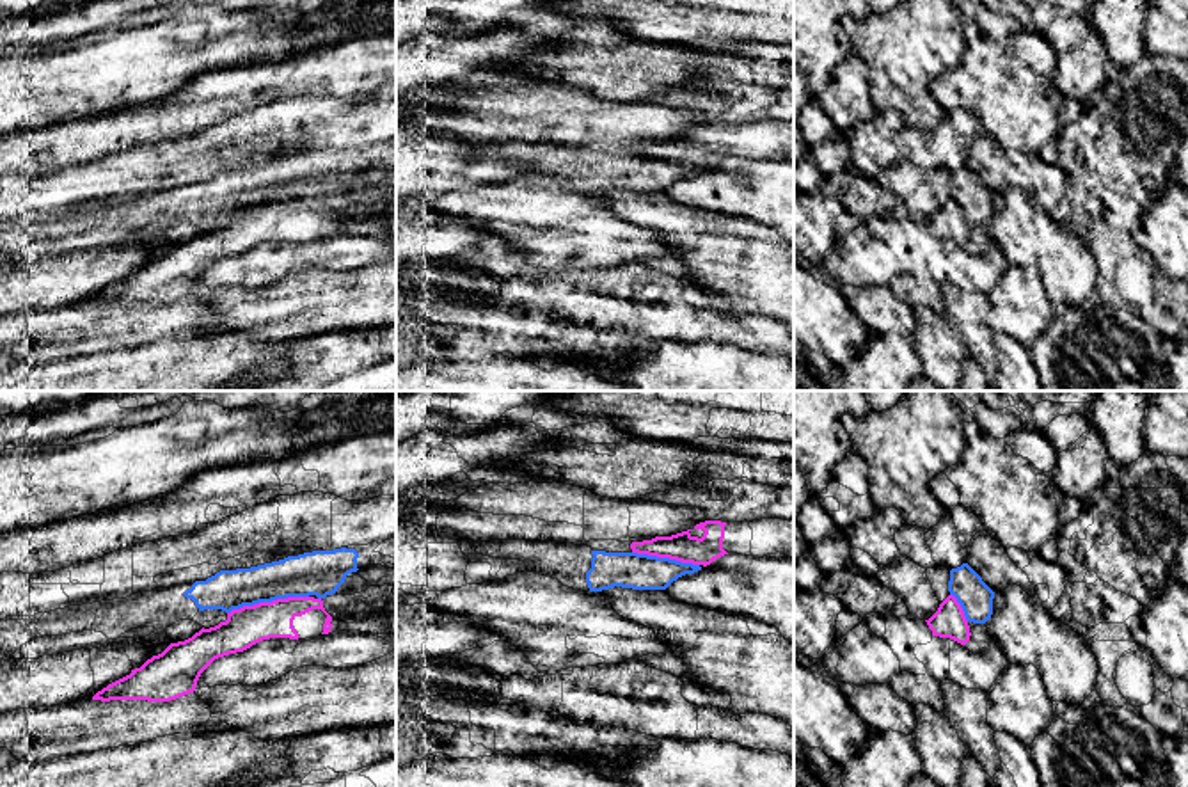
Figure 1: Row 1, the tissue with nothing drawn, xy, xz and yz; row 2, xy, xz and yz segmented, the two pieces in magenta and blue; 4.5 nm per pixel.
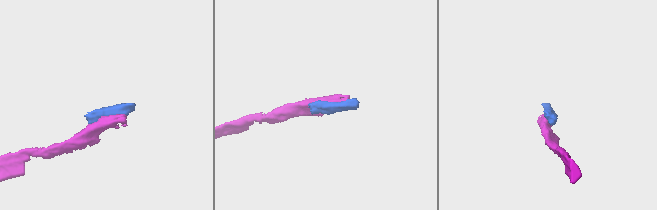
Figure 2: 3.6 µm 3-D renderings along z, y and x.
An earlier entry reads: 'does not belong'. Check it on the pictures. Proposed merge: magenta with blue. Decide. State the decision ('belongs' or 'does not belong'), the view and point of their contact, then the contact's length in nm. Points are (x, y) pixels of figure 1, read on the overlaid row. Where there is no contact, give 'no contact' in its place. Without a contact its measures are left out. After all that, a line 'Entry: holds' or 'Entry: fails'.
does not belong; meets magenta in xy at (267, 603); contact 380 nm long
Entry: holds

